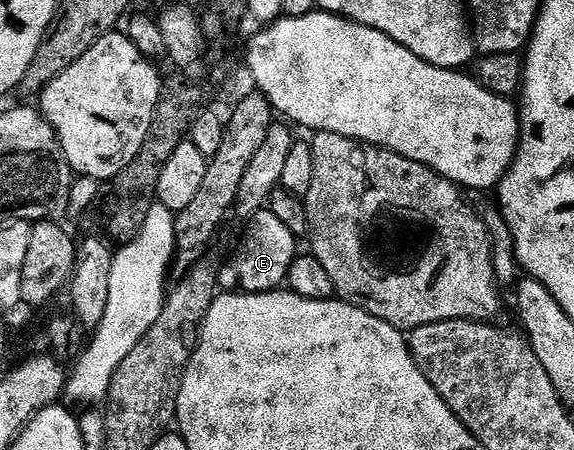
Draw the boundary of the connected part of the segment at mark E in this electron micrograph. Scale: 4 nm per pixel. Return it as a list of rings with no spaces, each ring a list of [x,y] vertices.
[[[268,208],[250,216],[245,224],[236,252],[219,267],[219,289],[246,293],[277,291],[285,283],[288,269],[298,255],[298,238]]]

